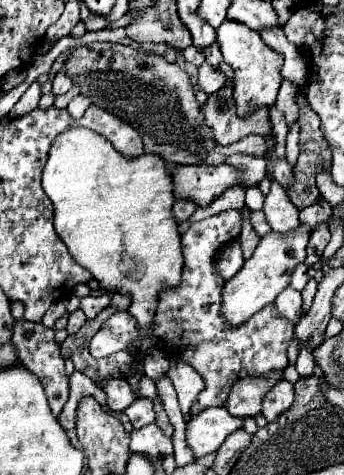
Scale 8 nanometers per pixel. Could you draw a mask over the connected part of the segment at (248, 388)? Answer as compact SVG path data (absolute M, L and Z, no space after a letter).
M270 371L258 377L240 379L226 401L226 409L236 417L254 417L262 411L264 395L274 387L274 383L282 381L282 371Z

